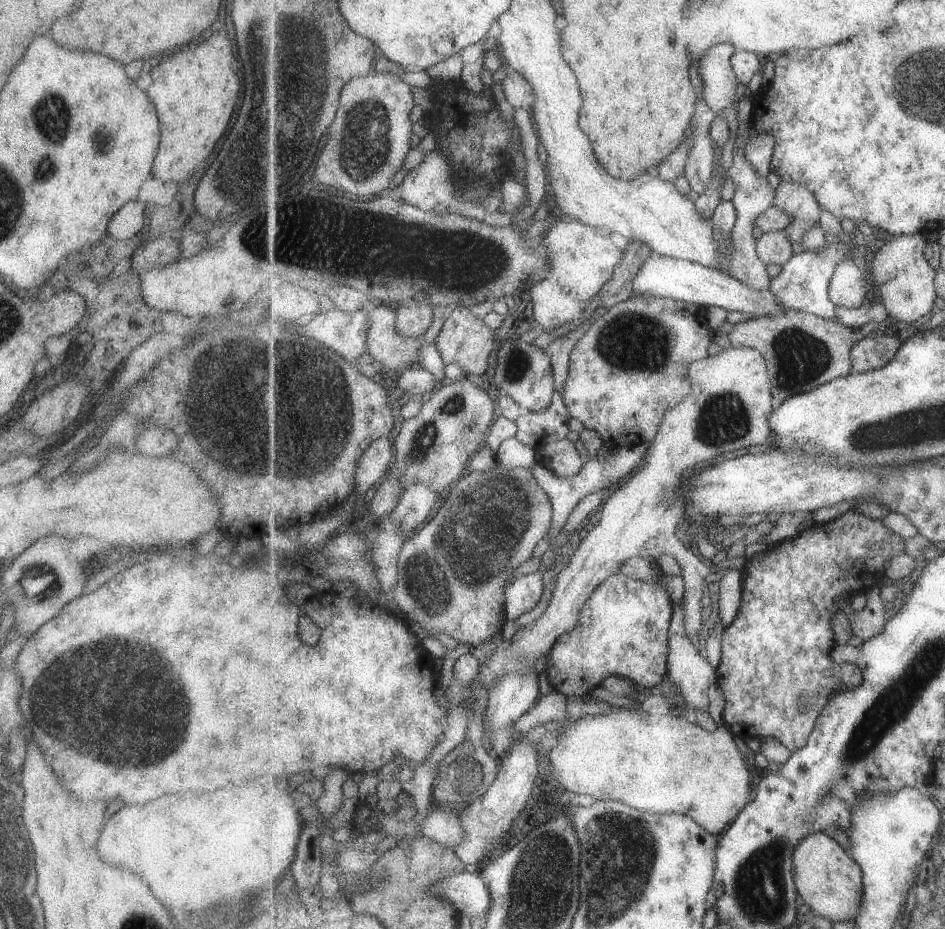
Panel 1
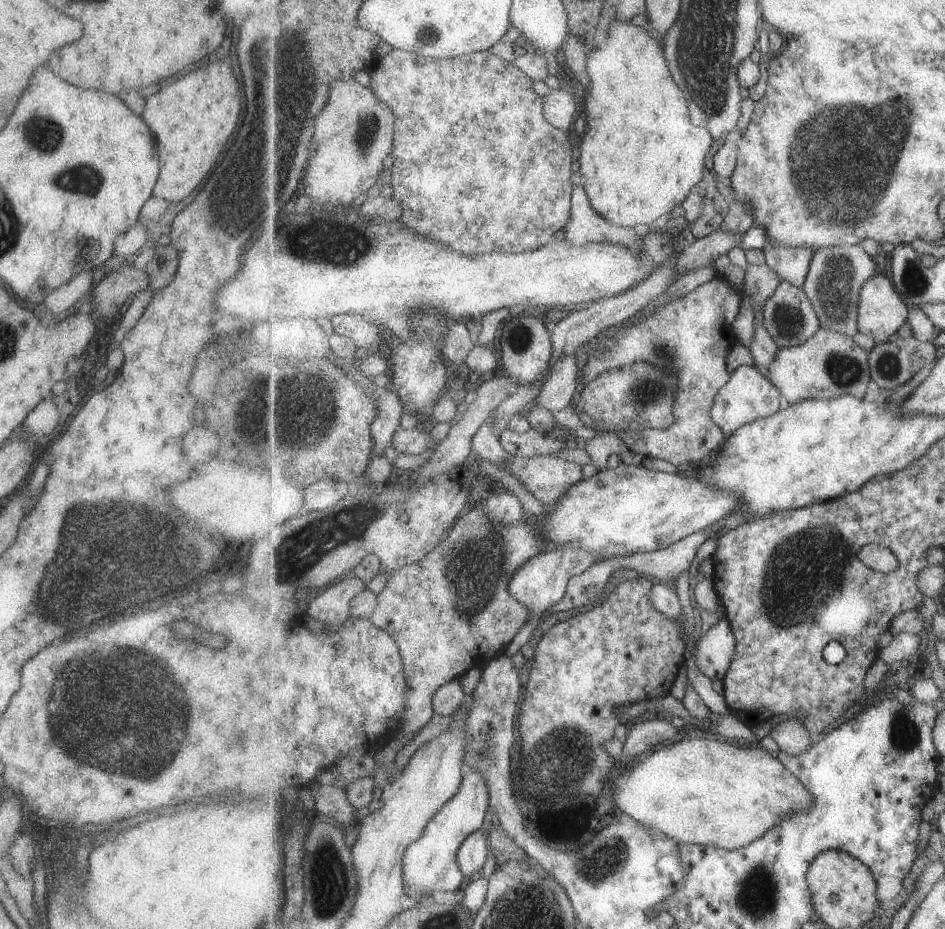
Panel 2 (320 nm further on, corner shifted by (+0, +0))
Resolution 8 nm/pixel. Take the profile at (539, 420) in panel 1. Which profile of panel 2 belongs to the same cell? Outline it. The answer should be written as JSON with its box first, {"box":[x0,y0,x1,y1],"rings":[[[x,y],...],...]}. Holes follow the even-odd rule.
{"box":[499,428,565,457],"rings":[[[537,428],[518,433],[511,429],[499,434],[501,442],[509,455],[532,457],[537,455],[556,455],[565,448],[561,440],[541,434]]]}

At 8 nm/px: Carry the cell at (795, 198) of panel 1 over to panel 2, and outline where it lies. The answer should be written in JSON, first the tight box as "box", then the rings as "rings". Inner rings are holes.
{"box":[763,241,815,289],"rings":[[[766,241],[763,247],[766,264],[771,265],[783,281],[803,289],[815,252],[811,247],[784,247]]]}

